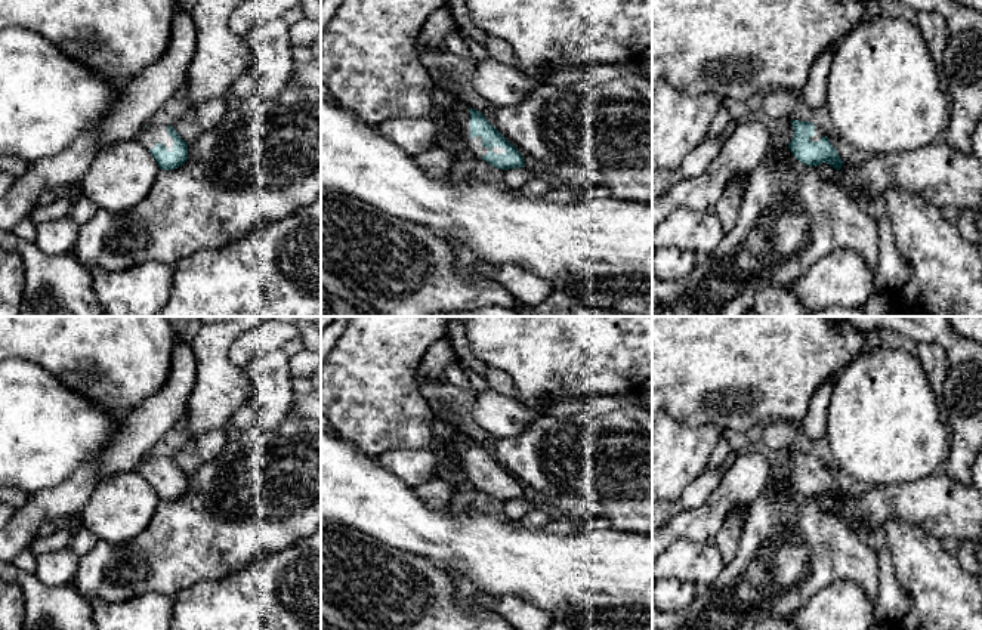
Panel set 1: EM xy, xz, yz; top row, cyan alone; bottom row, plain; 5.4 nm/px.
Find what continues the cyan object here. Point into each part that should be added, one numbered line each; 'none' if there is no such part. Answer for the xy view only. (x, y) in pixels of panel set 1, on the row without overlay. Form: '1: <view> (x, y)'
1: xy (150, 468)

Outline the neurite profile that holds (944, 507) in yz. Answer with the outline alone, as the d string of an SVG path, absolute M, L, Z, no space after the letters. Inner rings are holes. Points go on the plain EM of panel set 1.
M944 470L910 484L871 487L858 497L843 494L840 501L836 501L828 494L812 497L812 500L849 528L858 522L864 532L883 528L892 516L898 516L921 526L939 540L952 537L960 541L982 543L982 491L960 484Z

